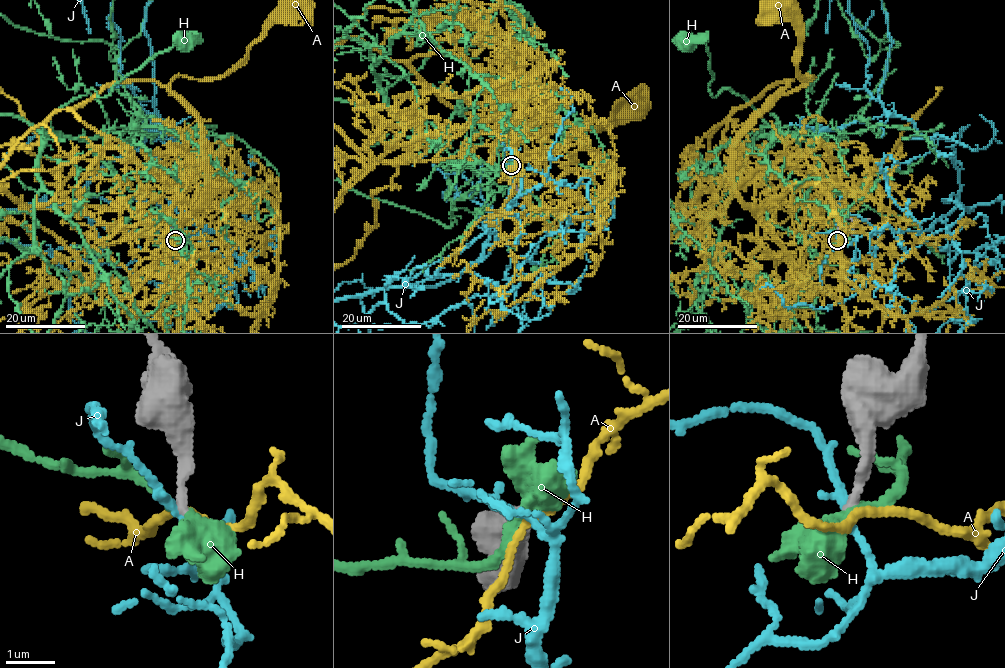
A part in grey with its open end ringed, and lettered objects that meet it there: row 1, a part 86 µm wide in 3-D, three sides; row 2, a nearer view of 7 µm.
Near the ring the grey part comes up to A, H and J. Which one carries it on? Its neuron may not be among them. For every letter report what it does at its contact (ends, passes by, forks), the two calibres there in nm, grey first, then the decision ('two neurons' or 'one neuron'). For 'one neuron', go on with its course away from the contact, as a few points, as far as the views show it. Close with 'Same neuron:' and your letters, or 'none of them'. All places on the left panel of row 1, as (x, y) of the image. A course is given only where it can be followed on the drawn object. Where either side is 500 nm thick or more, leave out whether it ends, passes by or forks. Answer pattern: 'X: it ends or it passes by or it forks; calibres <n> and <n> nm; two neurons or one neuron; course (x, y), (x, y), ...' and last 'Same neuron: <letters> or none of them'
A: it passes by; calibres 190 and 150 nm; two neurons
H: it passes by; calibres 200 and 340 nm; two neurons
J: it passes by; calibres 190 and 160 nm; two neurons
Same neuron: none of them

